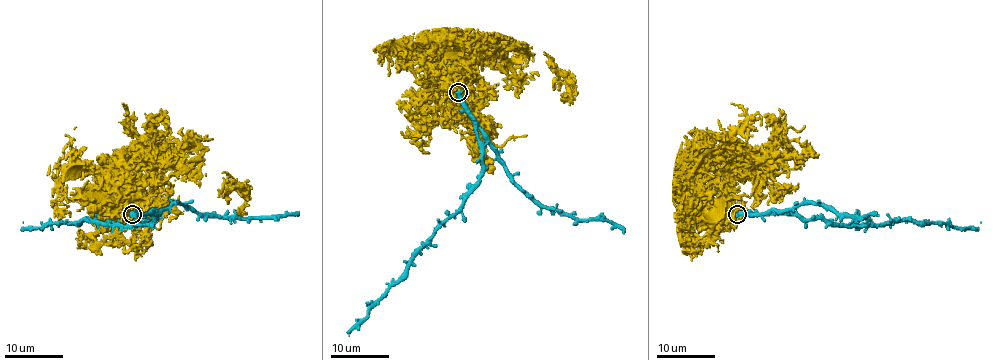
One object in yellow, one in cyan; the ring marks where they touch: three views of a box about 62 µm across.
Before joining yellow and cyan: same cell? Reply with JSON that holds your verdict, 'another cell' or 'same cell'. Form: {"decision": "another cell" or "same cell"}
{"decision": "another cell"}

